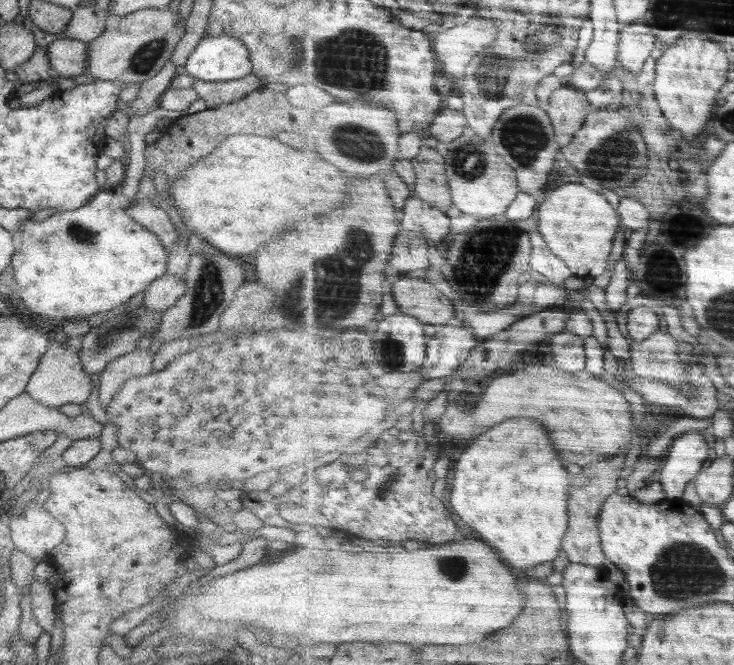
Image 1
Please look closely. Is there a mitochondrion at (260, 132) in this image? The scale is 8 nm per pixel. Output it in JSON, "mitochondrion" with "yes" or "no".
{"mitochondrion":"no"}

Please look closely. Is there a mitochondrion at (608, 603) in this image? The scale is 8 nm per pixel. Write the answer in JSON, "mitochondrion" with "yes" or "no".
{"mitochondrion":"no"}

